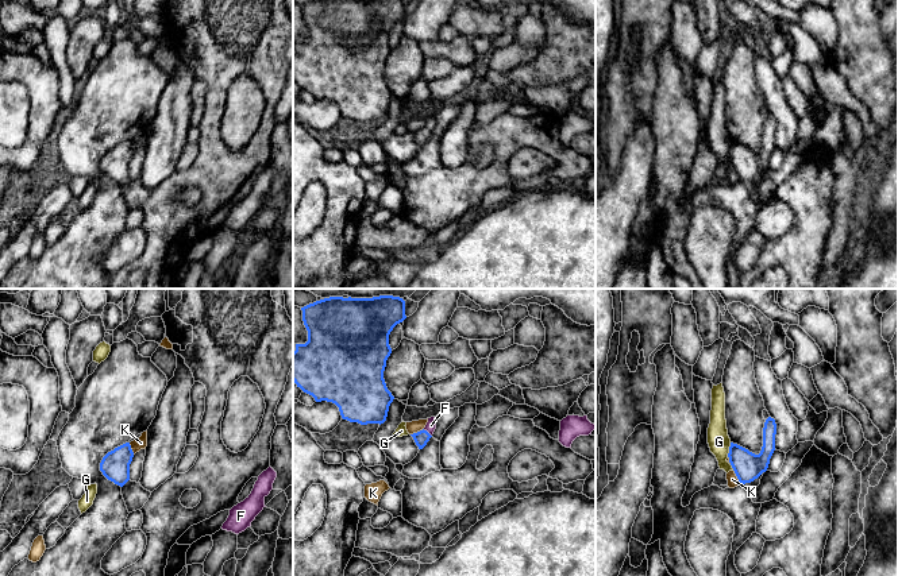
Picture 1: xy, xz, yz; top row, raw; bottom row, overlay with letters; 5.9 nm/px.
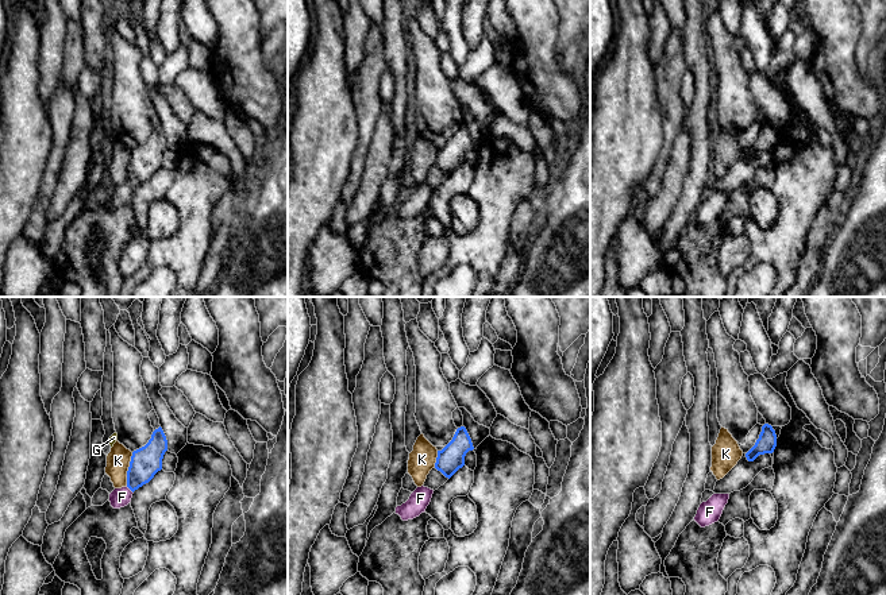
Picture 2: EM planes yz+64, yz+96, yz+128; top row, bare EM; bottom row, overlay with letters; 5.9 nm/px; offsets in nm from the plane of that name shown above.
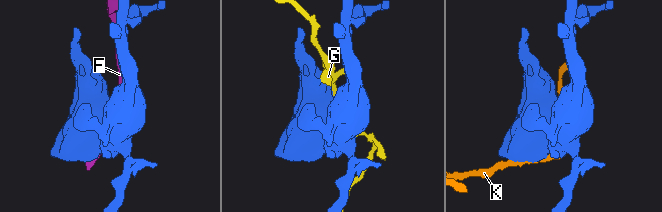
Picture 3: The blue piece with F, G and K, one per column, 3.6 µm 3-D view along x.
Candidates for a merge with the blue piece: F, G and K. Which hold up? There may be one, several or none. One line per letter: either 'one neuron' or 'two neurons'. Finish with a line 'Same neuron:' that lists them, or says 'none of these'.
F: one neuron
G: two neurons
K: two neurons
Same neuron: F

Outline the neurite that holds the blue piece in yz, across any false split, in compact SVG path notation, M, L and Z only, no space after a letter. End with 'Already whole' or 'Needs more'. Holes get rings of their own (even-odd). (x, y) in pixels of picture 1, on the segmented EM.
M768 417L764 422L763 447L759 455L731 442L728 457L740 483L751 483L767 471L770 459L775 451L775 434L775 420Z. Already whole

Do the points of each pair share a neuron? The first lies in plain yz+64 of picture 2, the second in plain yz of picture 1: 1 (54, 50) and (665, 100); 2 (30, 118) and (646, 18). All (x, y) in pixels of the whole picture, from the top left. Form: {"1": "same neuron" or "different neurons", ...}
{"1": "same neuron", "2": "different neurons"}

